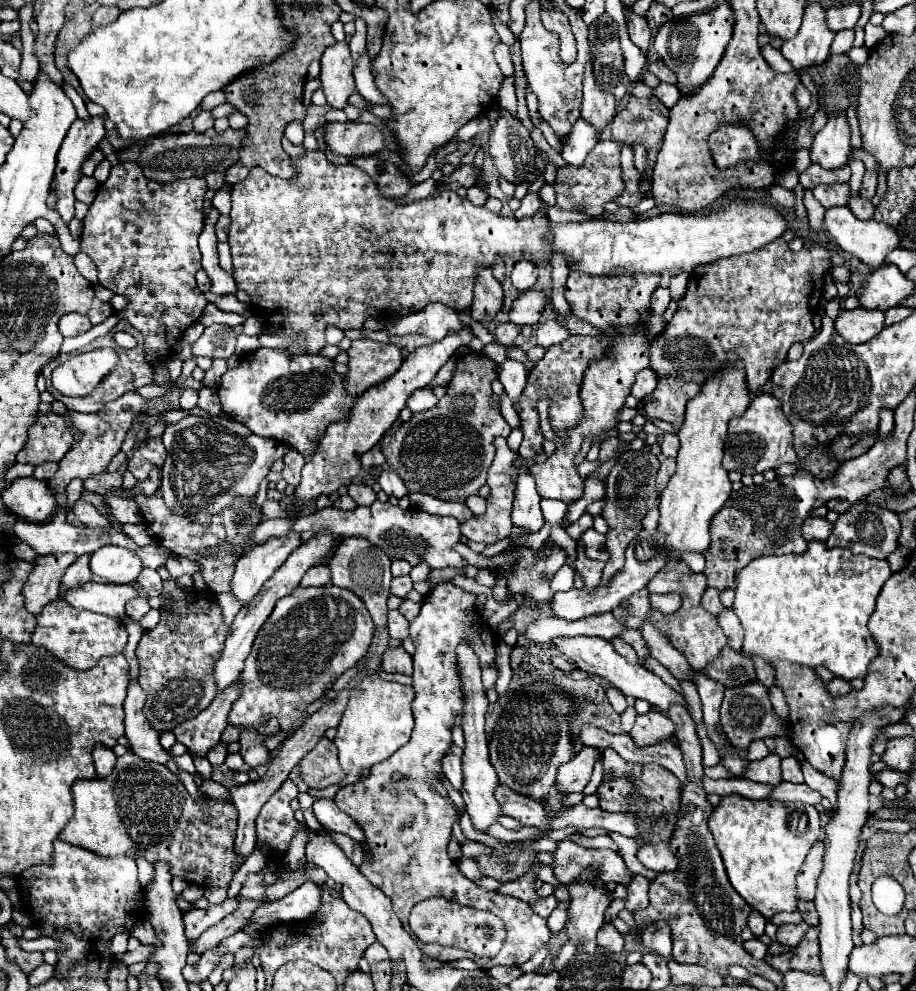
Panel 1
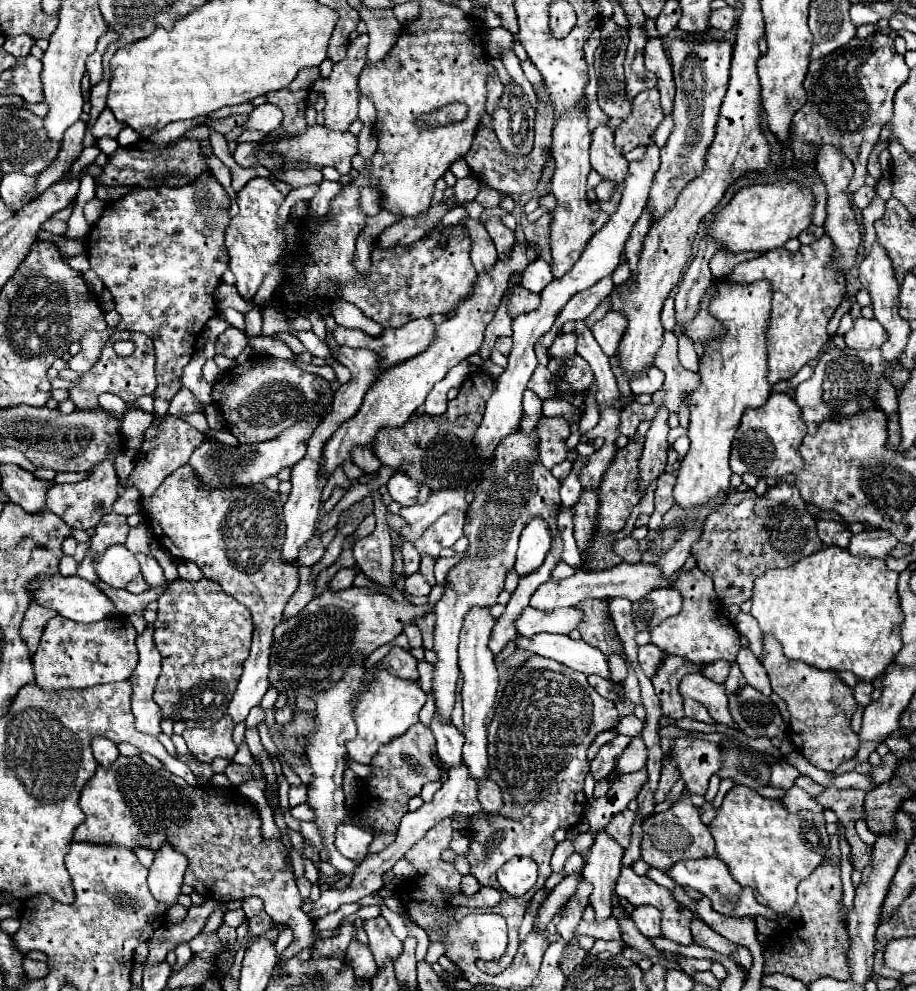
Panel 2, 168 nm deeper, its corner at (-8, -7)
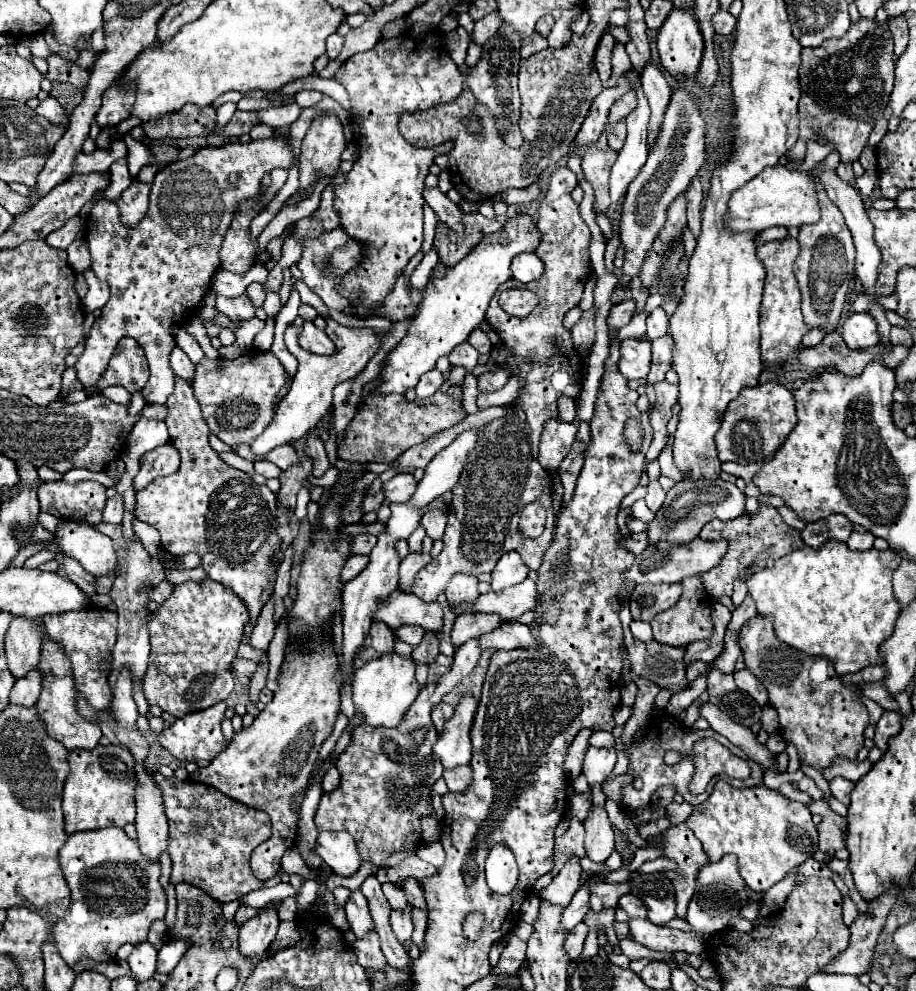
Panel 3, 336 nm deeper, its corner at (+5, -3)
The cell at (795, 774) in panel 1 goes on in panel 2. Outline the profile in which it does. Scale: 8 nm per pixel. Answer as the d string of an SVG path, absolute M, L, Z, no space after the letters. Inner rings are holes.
M803 775L795 781L795 785L797 785L797 787L801 787L801 789L805 789L805 791L807 791L809 795L813 795L813 797L815 797L815 795L819 795L819 793L825 789L825 787L817 787L809 777L803 777Z

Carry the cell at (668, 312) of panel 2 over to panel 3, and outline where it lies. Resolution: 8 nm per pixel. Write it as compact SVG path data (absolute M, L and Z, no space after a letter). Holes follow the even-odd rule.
M654 309L648 319L648 331L646 331L646 337L652 341L652 339L658 339L660 335L666 335L668 331L668 315L664 313L664 309Z

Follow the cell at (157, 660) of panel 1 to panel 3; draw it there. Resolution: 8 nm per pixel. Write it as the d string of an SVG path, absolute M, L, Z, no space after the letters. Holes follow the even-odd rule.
M204 579L200 583L186 581L182 585L176 585L172 595L146 619L152 645L150 665L144 677L144 695L148 705L158 705L162 711L168 711L180 719L188 713L202 711L220 701L226 701L234 689L232 659L238 653L246 623L248 611L244 611L244 603L240 603L240 599L236 599L236 595L232 595L232 591L228 591L228 587L224 587L222 583Z

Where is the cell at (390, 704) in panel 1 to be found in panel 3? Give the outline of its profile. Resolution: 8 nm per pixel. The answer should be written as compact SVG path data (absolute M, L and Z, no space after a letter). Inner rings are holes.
M398 653L384 655L376 661L368 661L364 667L354 671L352 681L352 699L356 711L362 715L362 723L376 727L398 727L408 711L408 707L414 703L416 695L420 693L420 683L414 677L414 661L404 659Z

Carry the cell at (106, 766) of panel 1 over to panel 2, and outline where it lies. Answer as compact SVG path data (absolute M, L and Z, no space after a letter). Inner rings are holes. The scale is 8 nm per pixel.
M99 735L95 739L91 739L91 749L93 749L97 763L103 765L103 767L109 767L119 755L117 745L111 739L105 739L105 737L99 737Z

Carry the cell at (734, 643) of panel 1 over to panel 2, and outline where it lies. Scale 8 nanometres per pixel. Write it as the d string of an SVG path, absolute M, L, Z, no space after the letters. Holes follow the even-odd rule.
M741 649L737 655L737 663L747 679L747 685L755 687L757 691L761 691L763 695L771 695L771 683L769 677L765 673L765 669L761 667L759 659L751 653L751 649Z

